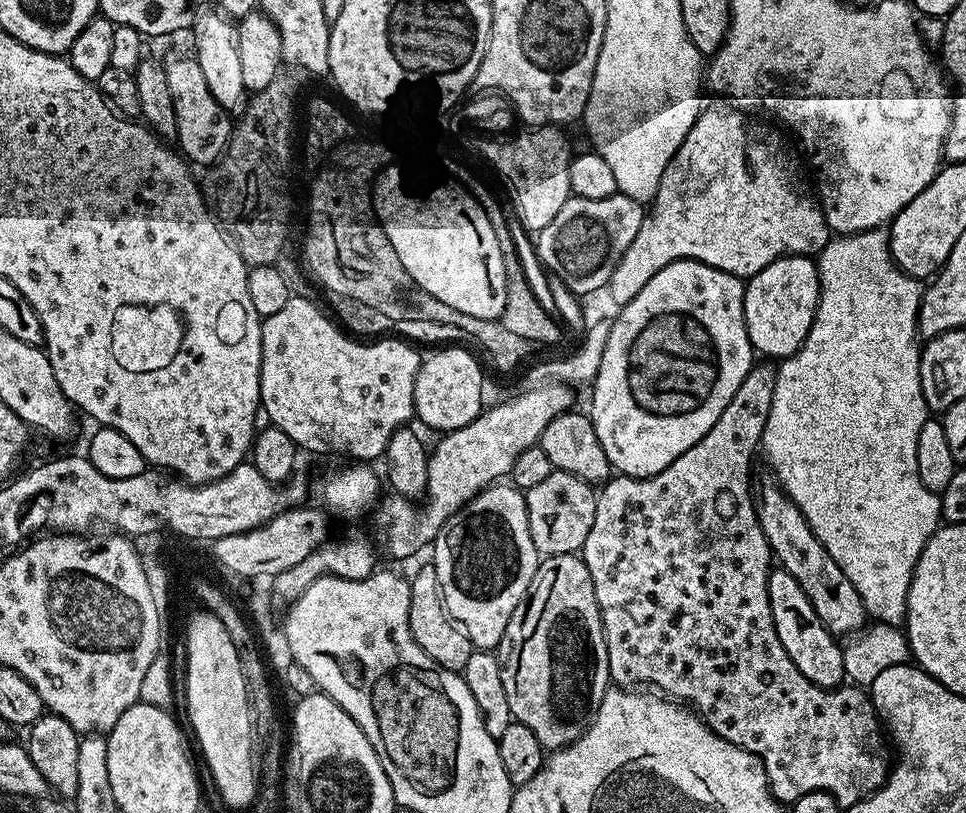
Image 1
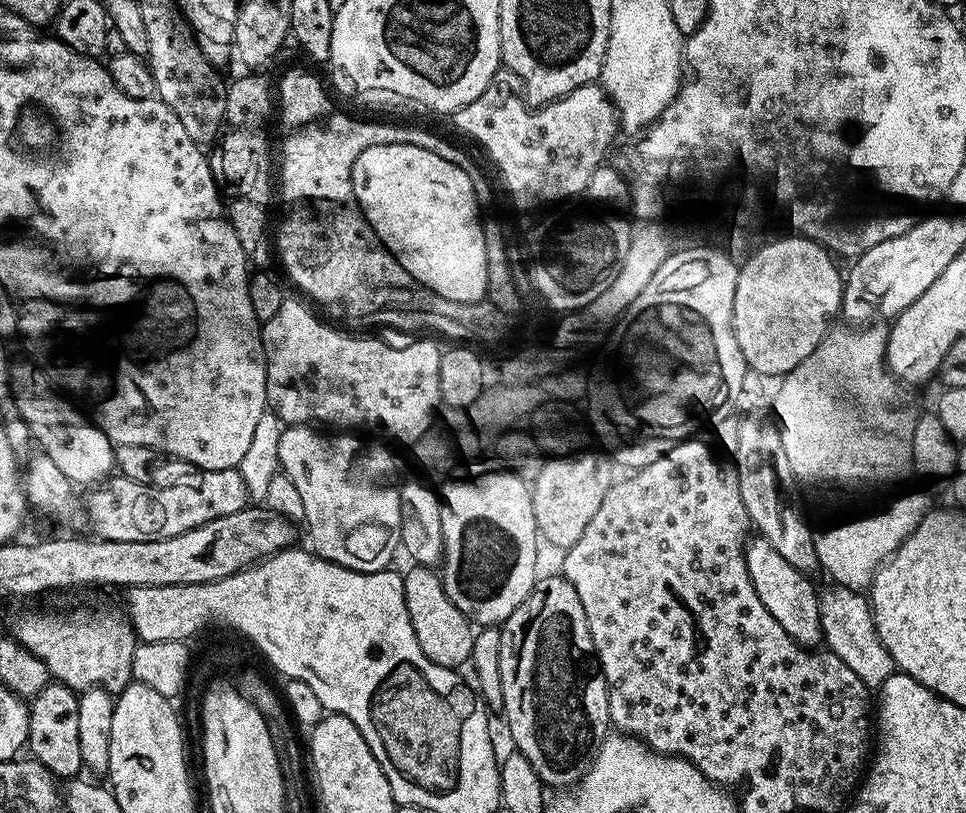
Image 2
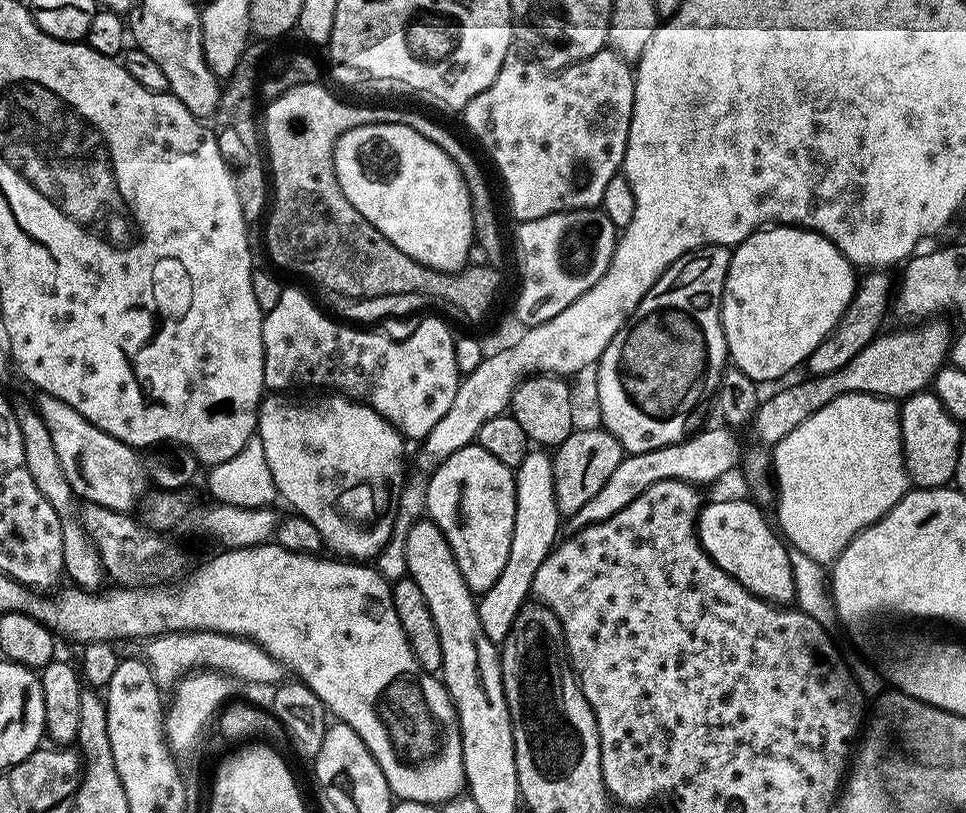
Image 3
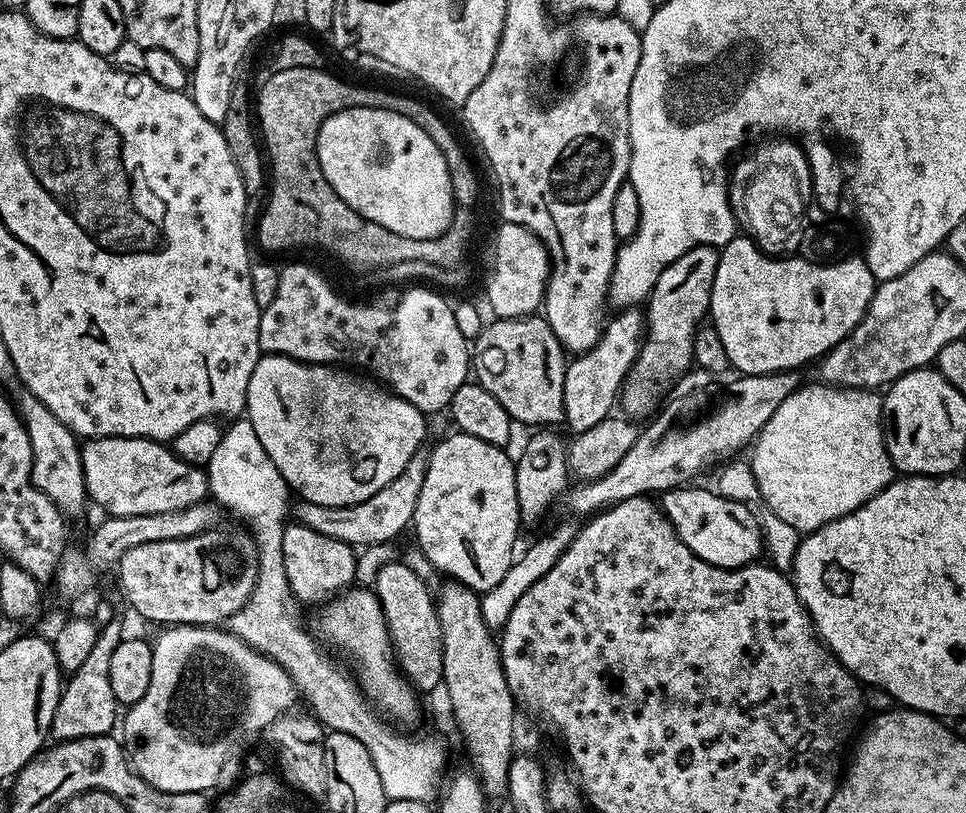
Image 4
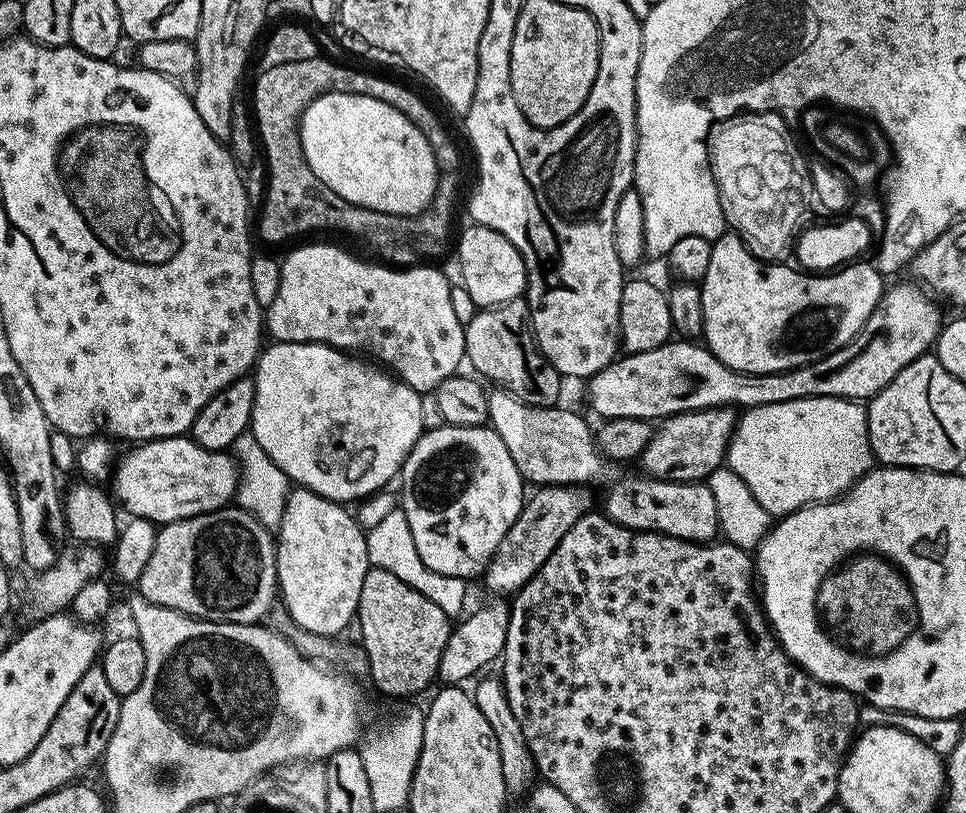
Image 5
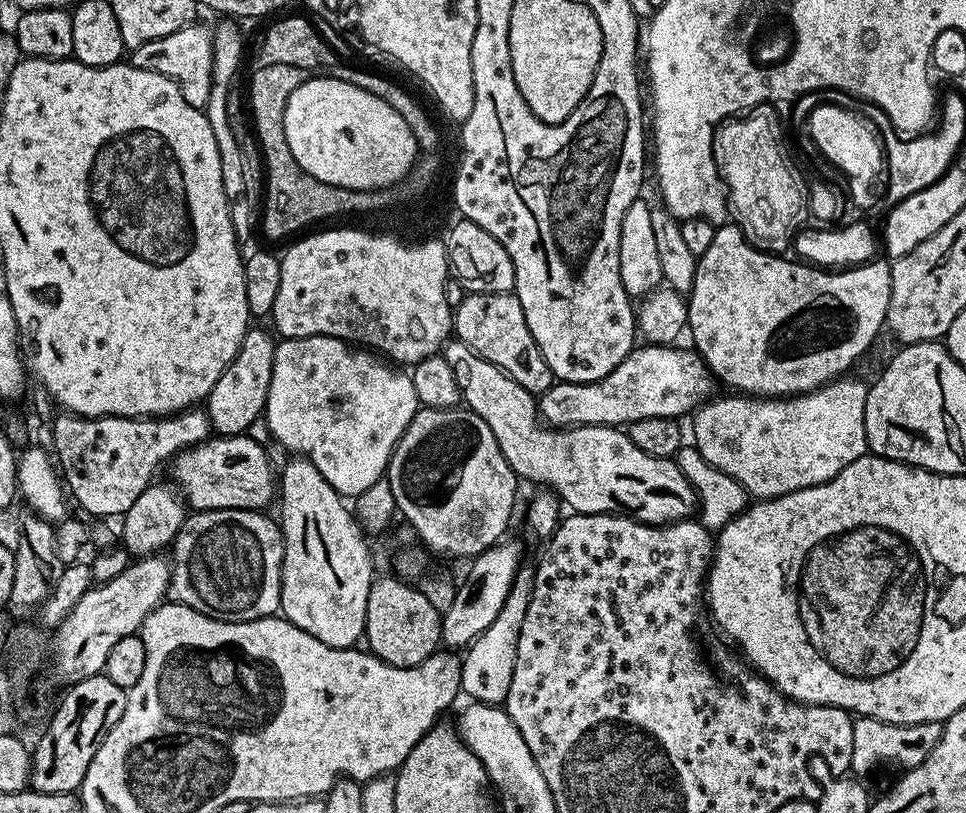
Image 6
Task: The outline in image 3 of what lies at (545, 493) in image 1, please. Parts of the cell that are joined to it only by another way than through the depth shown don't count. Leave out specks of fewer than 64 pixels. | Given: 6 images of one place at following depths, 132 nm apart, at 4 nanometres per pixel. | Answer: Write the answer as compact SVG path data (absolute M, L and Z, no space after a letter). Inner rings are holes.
M603 426L595 427L577 427L558 445L552 456L554 492L561 513L571 514L581 510L602 489L626 455L624 447L618 442L618 438L614 438L614 434L610 434Z

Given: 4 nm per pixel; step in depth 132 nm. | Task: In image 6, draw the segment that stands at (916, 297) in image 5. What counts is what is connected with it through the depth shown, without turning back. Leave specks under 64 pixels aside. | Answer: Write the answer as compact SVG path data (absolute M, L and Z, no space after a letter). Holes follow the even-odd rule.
M651 343L645 347L633 348L625 360L618 362L618 366L598 382L552 383L538 396L541 421L553 428L579 428L581 424L627 426L642 418L674 420L695 413L713 395L714 377L699 352L691 347Z

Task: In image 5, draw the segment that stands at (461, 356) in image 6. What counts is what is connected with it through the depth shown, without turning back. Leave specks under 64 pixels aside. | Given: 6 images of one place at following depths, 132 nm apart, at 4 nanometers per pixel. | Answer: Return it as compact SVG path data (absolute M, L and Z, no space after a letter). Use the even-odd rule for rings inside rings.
M499 386L488 393L488 424L502 438L506 450L510 450L510 458L514 458L514 466L518 466L521 476L532 486L550 484L571 484L573 486L593 486L608 472L609 461L600 452L596 444L593 425L588 425L576 412L568 408L553 406L539 408L533 404L522 402ZM639 475L622 477L604 500L603 511L615 524L632 528L635 532L661 532L679 540L712 542L717 539L720 531L718 510L714 507L714 494L710 494L707 483L687 484Z

